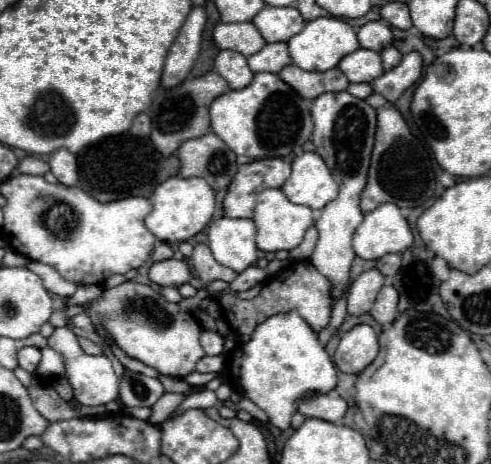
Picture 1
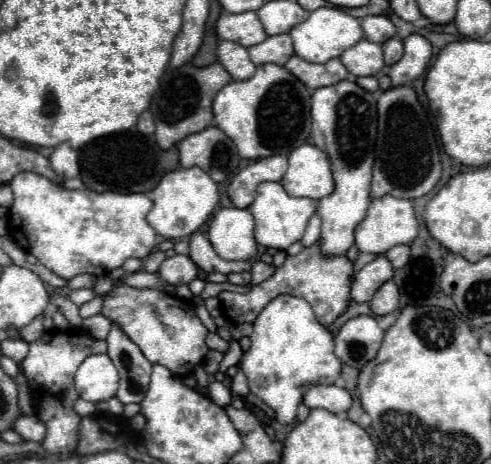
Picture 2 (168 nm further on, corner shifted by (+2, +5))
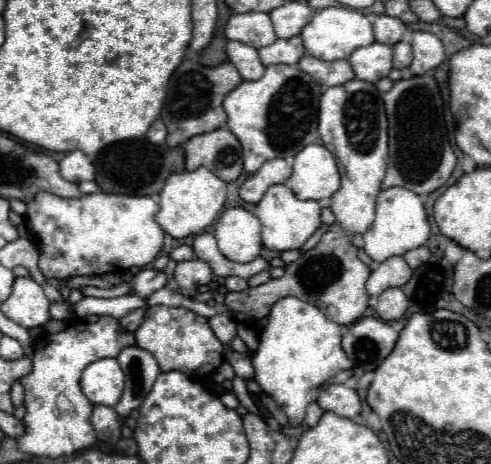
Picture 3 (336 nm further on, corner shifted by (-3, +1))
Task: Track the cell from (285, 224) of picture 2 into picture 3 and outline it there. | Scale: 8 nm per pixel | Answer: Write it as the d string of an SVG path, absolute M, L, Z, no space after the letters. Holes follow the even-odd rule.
M270 186L256 206L256 216L262 222L262 244L268 250L284 252L298 250L320 228L320 206L316 200L298 200L288 186Z

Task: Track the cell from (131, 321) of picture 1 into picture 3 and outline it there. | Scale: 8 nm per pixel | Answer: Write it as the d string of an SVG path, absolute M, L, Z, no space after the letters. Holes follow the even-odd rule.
M164 306L148 308L144 314L144 322L134 332L134 338L140 348L148 350L156 358L162 372L178 370L194 380L202 380L224 362L222 358L224 344L214 336L208 318L198 316L188 308L164 308Z

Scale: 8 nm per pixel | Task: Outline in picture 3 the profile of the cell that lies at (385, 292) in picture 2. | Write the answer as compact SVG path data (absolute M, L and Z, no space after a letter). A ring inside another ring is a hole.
M388 288L376 298L376 314L382 320L398 320L406 314L408 298L404 296L402 288Z

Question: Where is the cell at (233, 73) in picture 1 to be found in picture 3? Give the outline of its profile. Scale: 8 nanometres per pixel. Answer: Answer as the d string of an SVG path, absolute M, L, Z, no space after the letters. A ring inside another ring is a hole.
M228 42L226 44L228 60L238 68L242 80L258 80L262 78L264 66L258 58L258 50L252 46L246 46L242 42Z

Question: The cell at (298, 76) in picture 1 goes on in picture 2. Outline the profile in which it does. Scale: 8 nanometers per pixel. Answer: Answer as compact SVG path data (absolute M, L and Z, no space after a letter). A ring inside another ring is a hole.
M291 56L289 62L285 64L285 68L289 72L293 72L311 90L321 88L321 86L329 86L329 84L337 84L337 82L349 78L349 72L341 64L339 58L333 58L325 64L313 64L313 62L307 62L299 56Z

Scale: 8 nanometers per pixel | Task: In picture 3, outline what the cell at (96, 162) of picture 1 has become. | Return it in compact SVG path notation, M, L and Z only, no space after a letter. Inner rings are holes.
M146 138L118 142L104 148L94 158L96 168L96 184L104 192L114 194L130 194L130 196L154 196L162 190L166 178L174 172L184 170L184 150L182 146L170 148L166 144L150 144Z

